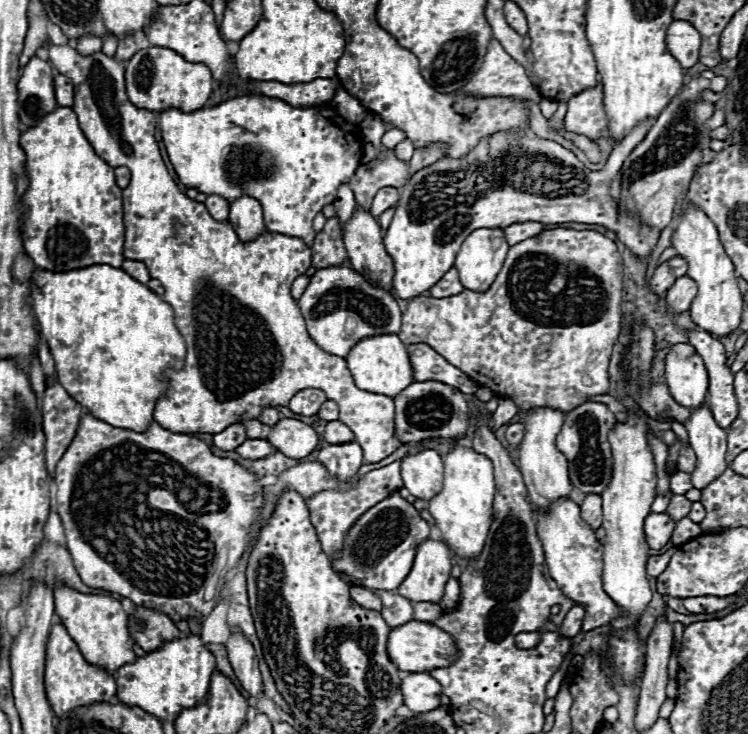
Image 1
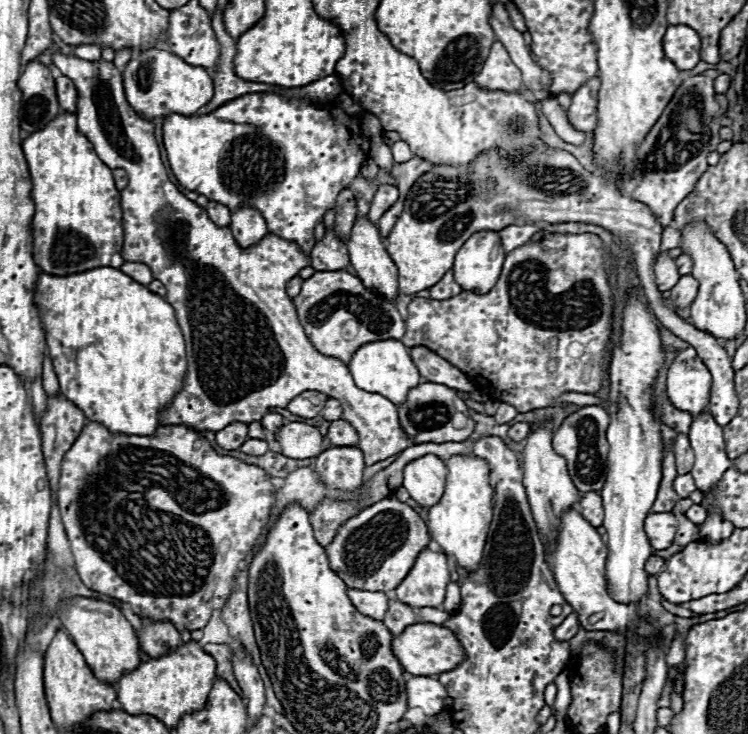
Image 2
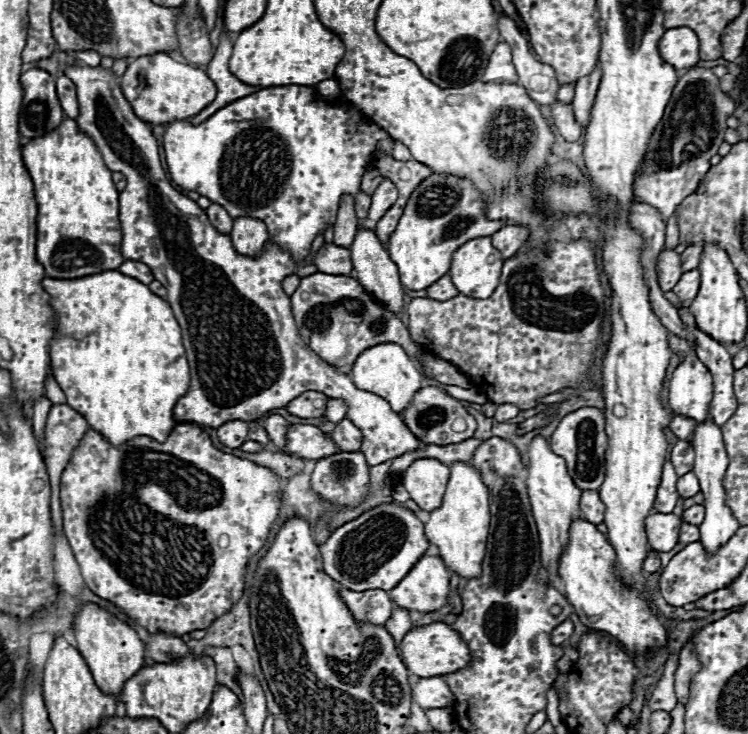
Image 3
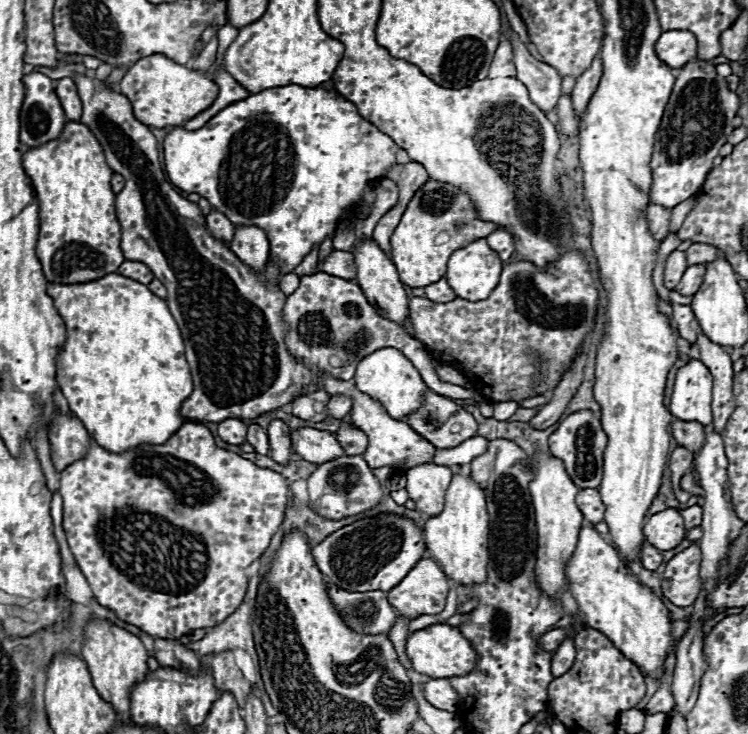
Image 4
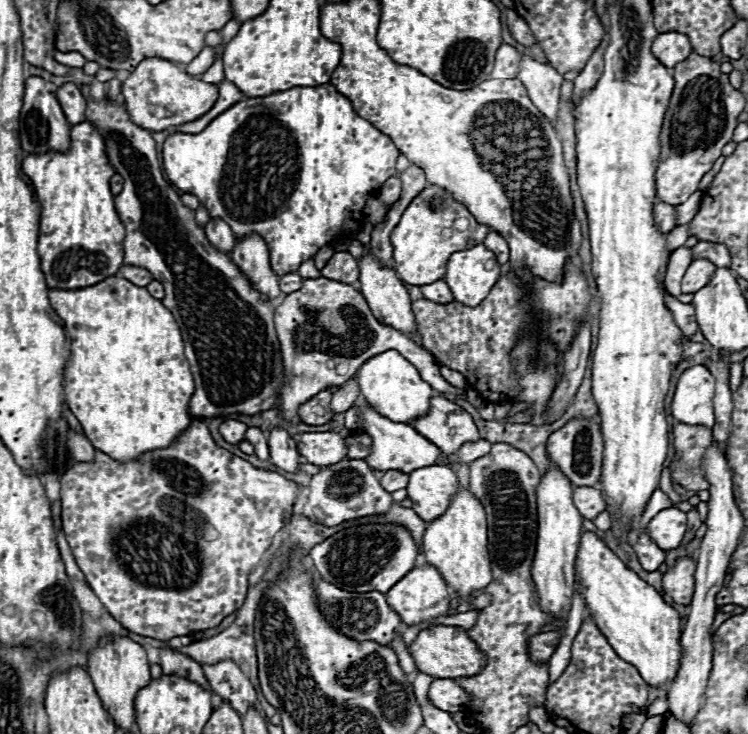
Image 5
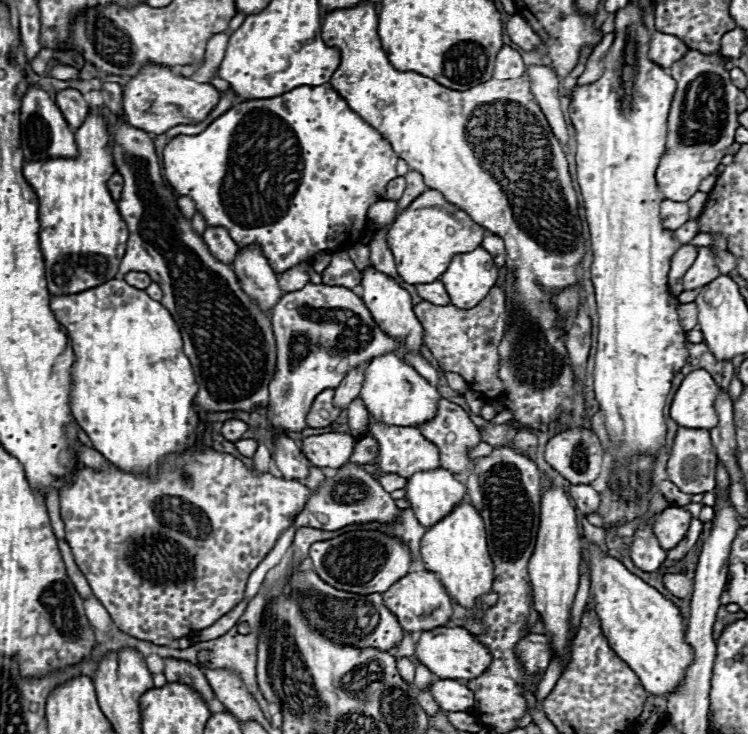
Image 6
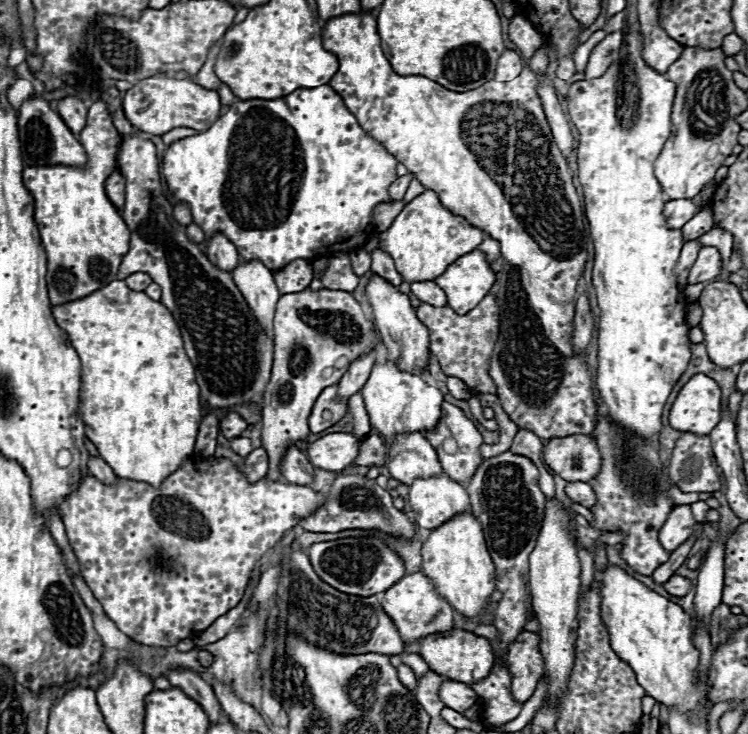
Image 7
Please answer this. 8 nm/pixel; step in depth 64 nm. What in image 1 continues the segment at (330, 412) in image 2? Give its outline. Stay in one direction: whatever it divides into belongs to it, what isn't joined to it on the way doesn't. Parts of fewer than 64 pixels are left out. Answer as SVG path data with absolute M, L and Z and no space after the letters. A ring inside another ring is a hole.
M326 400L318 412L318 416L326 422L332 422L332 420L338 420L338 404L334 404L332 400Z

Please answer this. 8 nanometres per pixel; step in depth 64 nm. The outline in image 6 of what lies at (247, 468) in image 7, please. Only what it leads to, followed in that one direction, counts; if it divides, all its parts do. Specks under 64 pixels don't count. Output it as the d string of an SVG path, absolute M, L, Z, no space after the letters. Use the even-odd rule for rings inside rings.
M256 438L256 442L258 442L258 450L252 456L252 460L254 460L254 472L262 474L262 472L270 470L270 460L272 458L270 458L270 448L264 442L260 442L260 438Z

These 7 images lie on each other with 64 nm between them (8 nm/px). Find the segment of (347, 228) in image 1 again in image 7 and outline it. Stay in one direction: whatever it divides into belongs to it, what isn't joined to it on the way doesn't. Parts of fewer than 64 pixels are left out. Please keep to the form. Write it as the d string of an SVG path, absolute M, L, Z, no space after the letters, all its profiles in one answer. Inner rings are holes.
M370 274L370 280L366 284L366 298L372 306L374 322L382 336L382 342L388 348L388 358L394 360L402 370L422 374L422 370L428 366L428 328L416 318L416 312L410 306L410 298L376 274Z

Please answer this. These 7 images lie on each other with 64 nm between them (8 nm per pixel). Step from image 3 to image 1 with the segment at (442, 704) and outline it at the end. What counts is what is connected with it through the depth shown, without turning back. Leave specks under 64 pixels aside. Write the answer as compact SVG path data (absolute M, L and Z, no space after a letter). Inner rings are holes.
M410 672L400 682L404 704L414 712L430 712L440 706L440 684L424 672Z

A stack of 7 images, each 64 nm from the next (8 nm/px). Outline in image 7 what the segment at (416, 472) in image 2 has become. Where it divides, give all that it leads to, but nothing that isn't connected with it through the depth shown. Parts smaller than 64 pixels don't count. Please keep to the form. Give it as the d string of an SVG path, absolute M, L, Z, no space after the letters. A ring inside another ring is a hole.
M446 474L432 478L416 478L410 484L408 500L416 524L426 530L434 530L438 528L438 524L444 524L458 512L470 510L466 488Z

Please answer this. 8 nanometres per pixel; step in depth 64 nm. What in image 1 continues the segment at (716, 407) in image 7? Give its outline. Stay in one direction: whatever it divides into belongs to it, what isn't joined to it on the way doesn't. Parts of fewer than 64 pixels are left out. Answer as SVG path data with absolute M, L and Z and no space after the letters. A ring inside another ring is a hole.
M674 344L666 356L666 382L678 404L698 408L706 400L708 372L690 344Z

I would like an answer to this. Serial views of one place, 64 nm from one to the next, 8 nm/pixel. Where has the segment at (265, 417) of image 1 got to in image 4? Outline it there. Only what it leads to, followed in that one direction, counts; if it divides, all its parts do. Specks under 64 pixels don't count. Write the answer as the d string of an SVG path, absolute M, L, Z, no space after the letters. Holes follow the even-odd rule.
M272 420L268 426L268 436L270 436L270 456L280 462L280 464L288 464L292 462L294 450L290 448L290 428L282 422L282 420Z

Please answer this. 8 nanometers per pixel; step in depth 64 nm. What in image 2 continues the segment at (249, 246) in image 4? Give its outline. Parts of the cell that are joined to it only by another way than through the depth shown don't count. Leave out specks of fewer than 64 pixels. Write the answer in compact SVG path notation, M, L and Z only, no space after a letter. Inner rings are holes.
M246 204L232 212L230 230L242 248L254 246L258 240L262 240L268 234L262 214L256 208L246 206Z

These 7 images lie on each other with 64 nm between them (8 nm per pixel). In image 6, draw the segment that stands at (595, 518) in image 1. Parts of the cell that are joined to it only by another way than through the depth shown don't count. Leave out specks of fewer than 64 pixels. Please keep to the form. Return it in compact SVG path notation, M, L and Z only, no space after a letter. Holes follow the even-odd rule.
M572 484L568 488L570 498L574 500L580 514L596 514L600 508L600 494L590 484Z

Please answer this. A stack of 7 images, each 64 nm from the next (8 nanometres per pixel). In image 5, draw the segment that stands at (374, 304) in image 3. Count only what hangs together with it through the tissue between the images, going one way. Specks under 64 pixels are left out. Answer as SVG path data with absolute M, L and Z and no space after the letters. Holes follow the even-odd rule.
M324 276L306 278L302 282L302 288L288 294L284 302L276 308L274 322L288 380L288 384L280 390L282 402L278 406L286 420L300 422L296 414L300 404L310 400L310 396L316 396L318 392L326 390L328 386L342 386L370 356L376 356L384 350L398 350L406 360L410 360L418 368L422 380L426 380L436 392L464 396L464 390L442 380L438 372L440 366L436 364L434 356L430 356L430 352L426 352L400 330L378 322L372 310L368 308L364 296L352 284L344 284Z

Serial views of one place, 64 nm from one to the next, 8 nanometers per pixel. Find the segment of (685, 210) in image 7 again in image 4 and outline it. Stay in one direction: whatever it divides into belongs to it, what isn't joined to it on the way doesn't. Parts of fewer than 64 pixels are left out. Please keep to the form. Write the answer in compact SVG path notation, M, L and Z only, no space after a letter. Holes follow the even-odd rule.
M648 204L644 208L644 220L648 224L648 230L652 232L654 240L662 242L668 236L668 222L670 222L670 210L664 210L662 206Z

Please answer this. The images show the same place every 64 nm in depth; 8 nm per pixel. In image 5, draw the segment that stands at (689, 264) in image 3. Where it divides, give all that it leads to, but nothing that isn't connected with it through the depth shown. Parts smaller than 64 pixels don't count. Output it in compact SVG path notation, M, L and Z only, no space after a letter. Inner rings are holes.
M698 242L692 248L692 260L706 258L716 266L730 266L730 254L724 244L712 244L712 242Z

